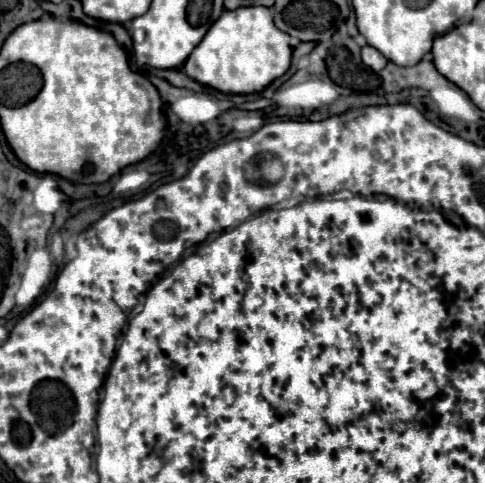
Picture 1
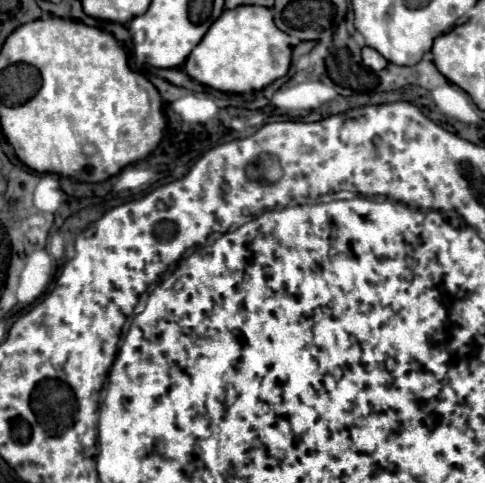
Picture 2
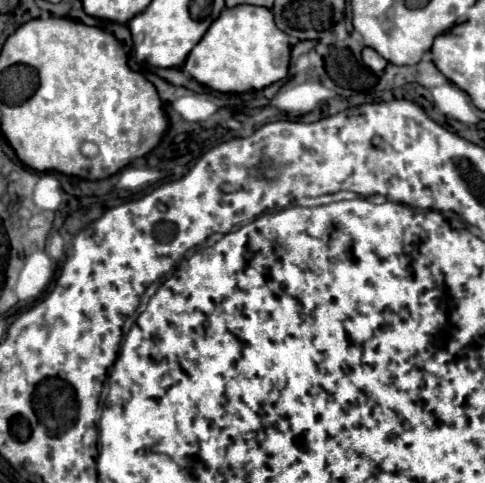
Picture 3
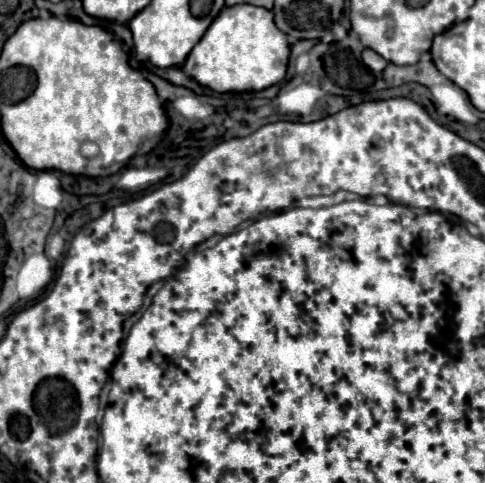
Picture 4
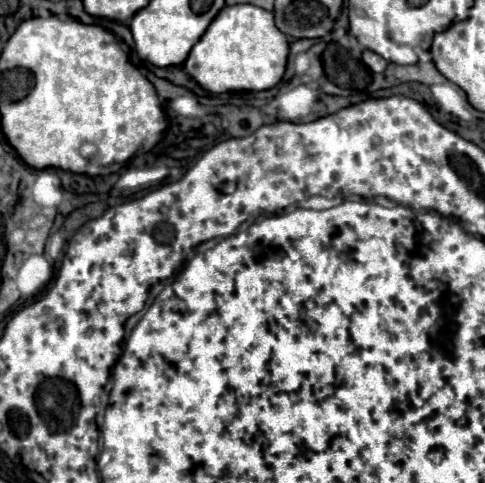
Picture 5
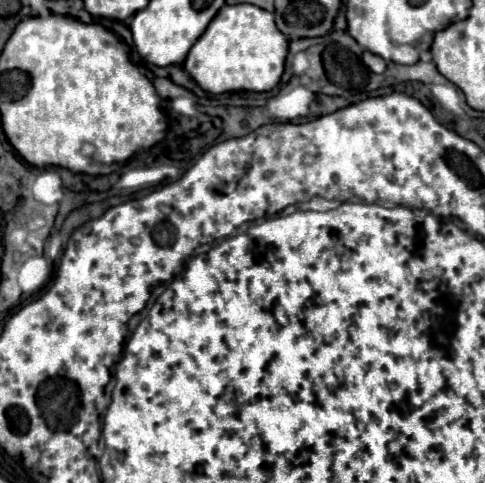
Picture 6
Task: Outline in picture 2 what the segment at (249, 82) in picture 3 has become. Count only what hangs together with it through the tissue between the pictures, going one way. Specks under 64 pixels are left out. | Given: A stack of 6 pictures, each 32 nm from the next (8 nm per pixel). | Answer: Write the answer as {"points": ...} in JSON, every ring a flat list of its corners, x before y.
{"points":[[240,6,224,10,210,26,200,44,184,62,184,72,204,86,226,94,246,94,264,90,282,78,290,68,290,36,280,32,272,20,272,12,264,6]]}

